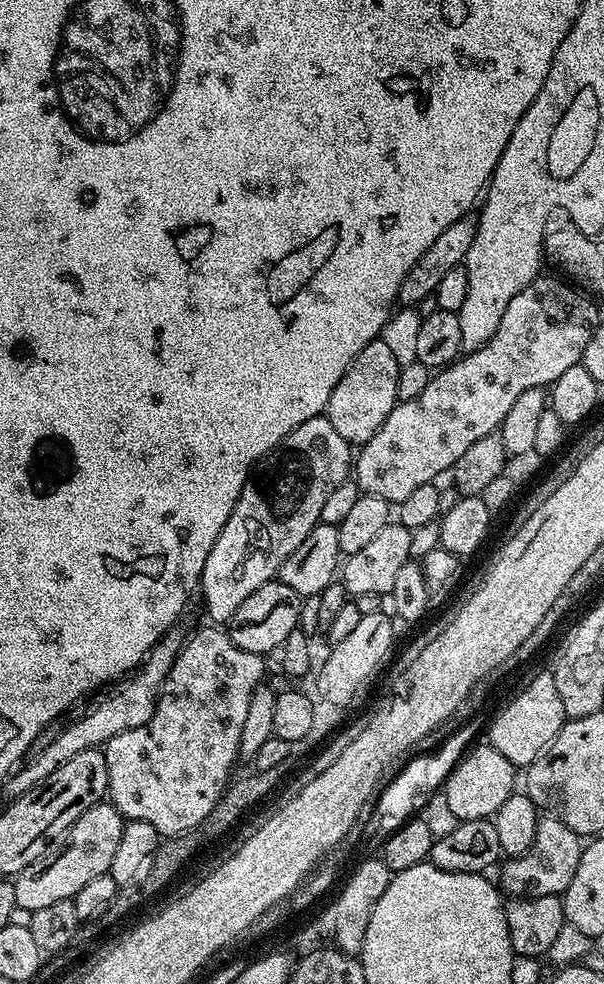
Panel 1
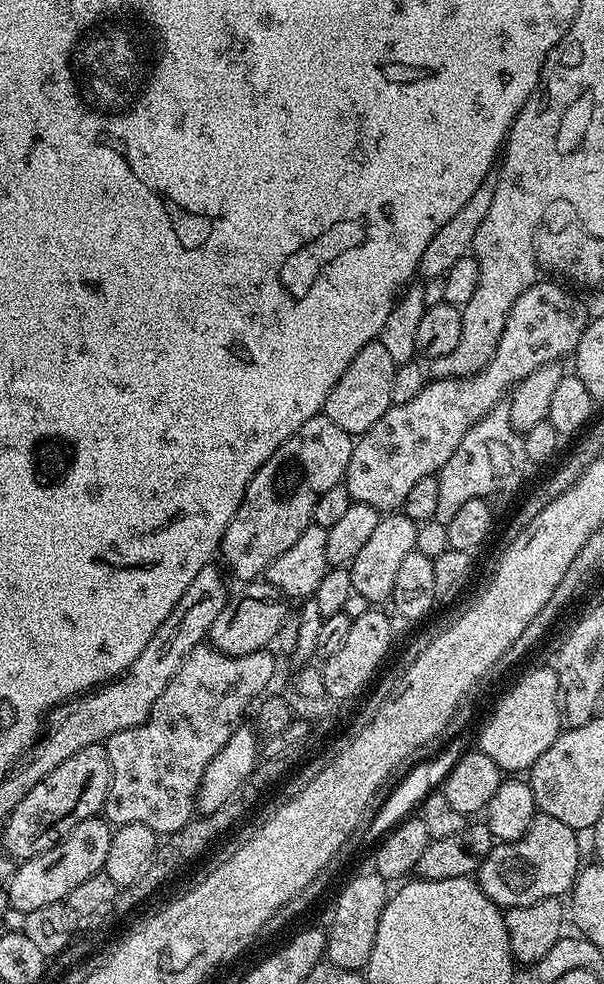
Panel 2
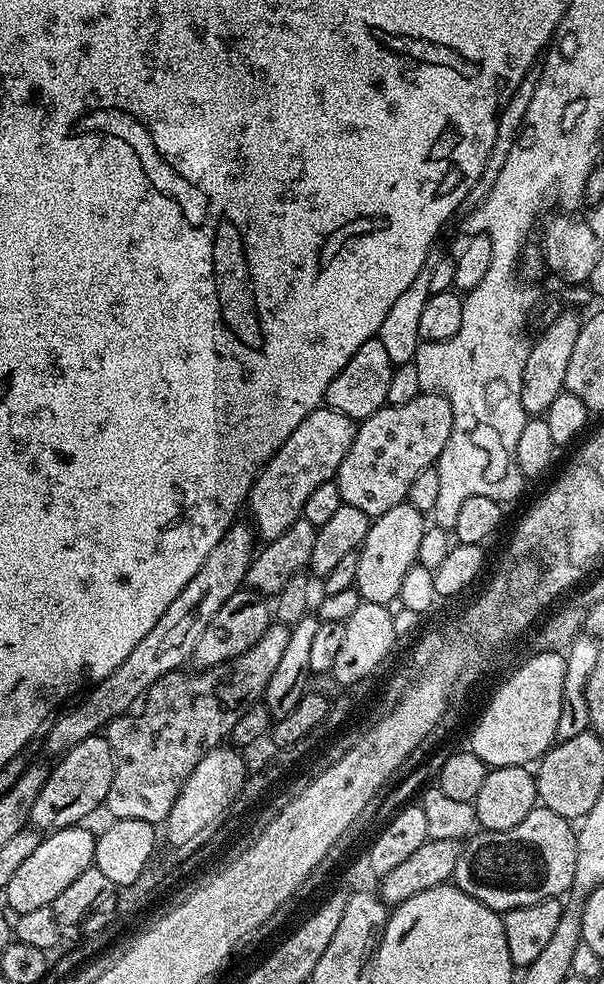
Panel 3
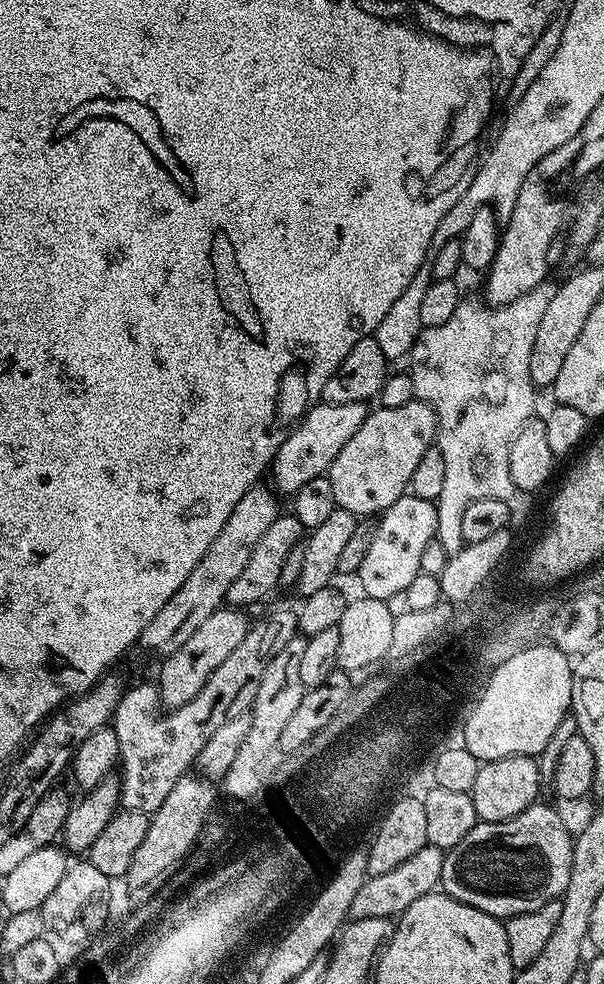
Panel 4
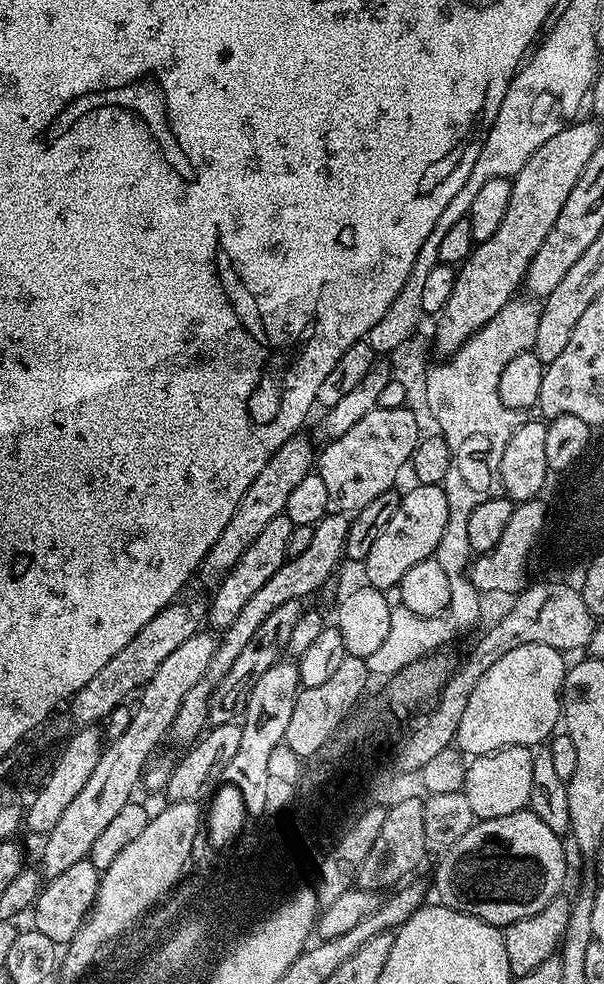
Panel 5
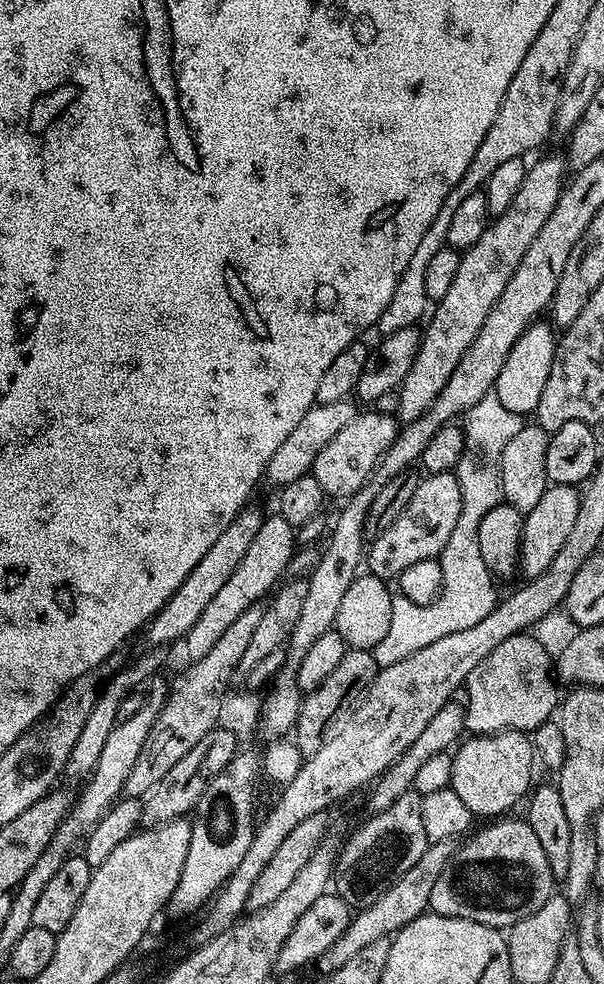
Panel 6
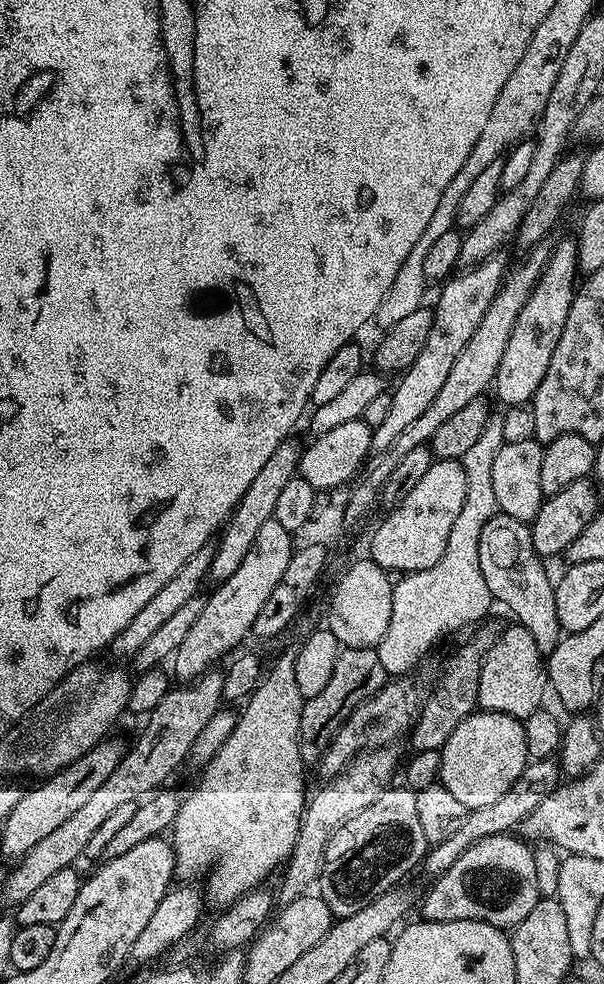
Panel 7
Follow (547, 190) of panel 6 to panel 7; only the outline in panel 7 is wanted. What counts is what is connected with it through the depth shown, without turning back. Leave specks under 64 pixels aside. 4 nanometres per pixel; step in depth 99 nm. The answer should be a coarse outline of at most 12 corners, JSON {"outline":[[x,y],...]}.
{"outline":[[500,254],[439,289],[422,354],[391,389],[373,453],[442,391],[504,283]]}

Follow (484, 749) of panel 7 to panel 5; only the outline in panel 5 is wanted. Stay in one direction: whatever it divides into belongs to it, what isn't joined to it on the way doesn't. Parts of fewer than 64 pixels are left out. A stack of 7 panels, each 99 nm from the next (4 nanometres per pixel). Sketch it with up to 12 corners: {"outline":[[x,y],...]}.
{"outline":[[531,747],[475,757],[462,791],[477,821],[528,808]]}

